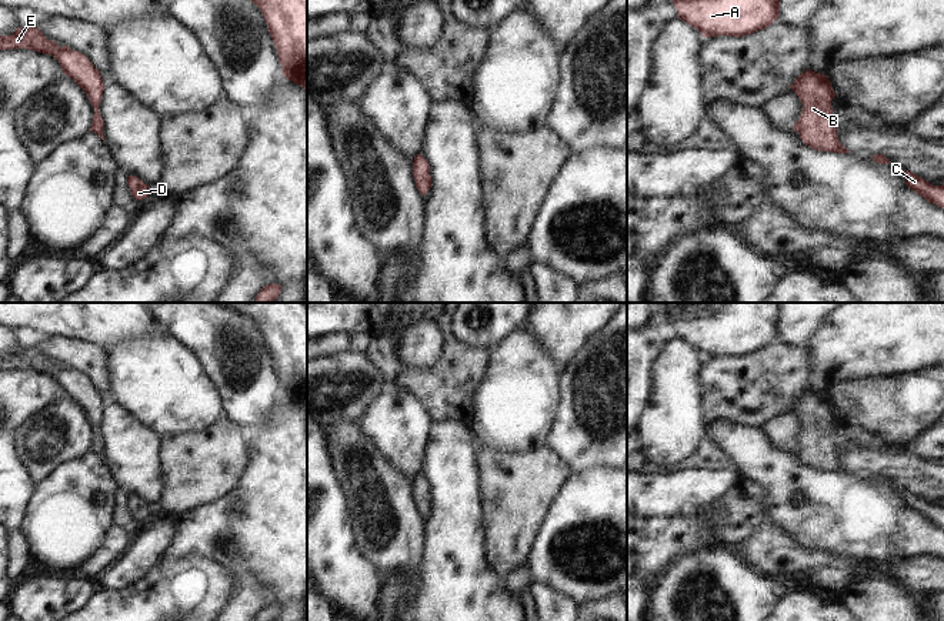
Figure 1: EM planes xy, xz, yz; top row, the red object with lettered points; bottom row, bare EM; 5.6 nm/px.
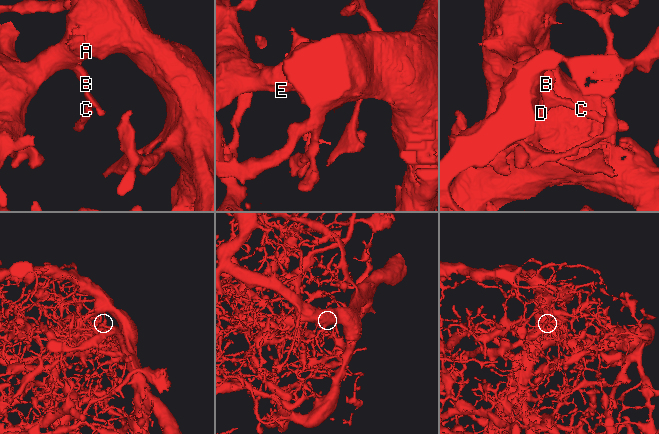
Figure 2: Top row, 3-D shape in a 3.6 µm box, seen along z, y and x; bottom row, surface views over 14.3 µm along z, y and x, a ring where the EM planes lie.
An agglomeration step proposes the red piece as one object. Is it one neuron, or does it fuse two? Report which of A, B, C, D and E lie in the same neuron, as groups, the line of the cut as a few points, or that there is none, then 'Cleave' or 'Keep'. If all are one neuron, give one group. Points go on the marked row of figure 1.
Groups: A B C D E. No split. Keep

